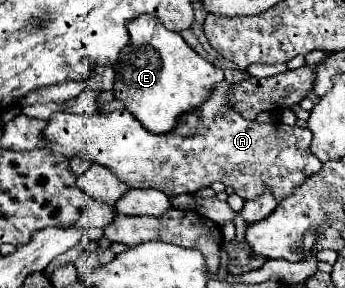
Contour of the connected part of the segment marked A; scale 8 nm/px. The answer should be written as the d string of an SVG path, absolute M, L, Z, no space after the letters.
M227 80L215 84L209 98L201 106L181 114L177 126L167 134L149 134L127 110L113 110L109 114L97 112L93 116L57 112L45 128L45 138L51 142L47 148L53 154L69 158L85 154L91 162L113 170L115 176L131 188L155 188L169 198L193 194L213 182L223 182L243 200L255 200L269 188L281 202L285 196L291 196L301 182L323 168L317 156L311 156L311 132L299 126L245 120L239 112L229 108L231 86Z

